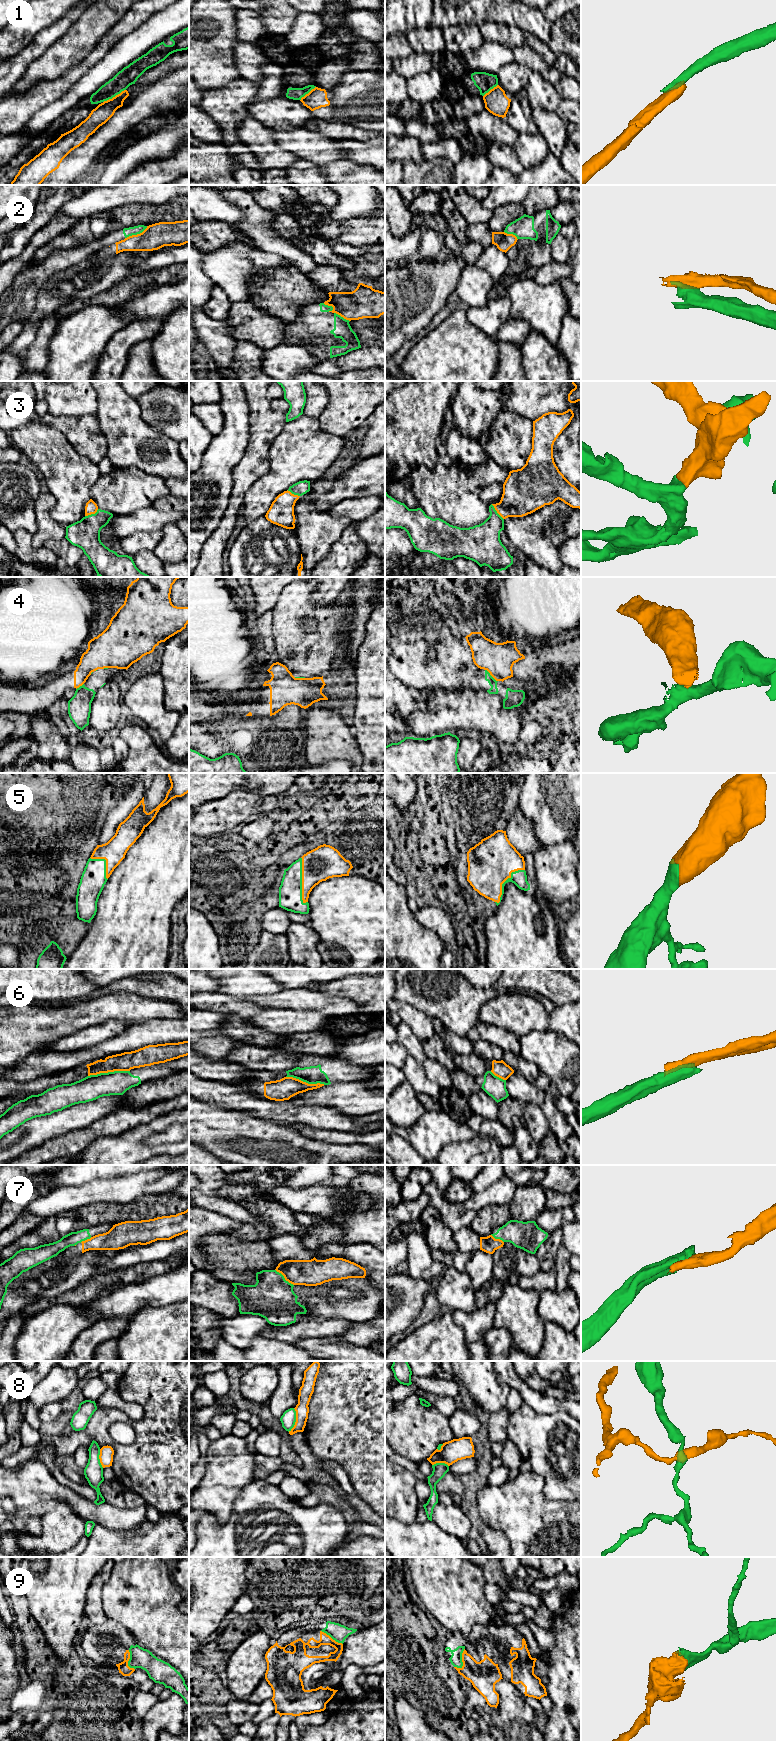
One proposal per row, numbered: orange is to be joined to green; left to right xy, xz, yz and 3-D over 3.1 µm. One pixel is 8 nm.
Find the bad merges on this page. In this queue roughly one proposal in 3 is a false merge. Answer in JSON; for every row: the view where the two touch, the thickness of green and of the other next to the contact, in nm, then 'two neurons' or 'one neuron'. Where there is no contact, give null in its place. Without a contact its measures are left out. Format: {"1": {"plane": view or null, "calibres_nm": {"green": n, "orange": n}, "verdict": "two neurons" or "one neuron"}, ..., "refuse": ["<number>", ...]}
{"1": {"plane": "xy", "calibres_nm": {"green": 150, "orange": 150}, "verdict": "two neurons"}, "2": {"plane": "xy", "calibres_nm": {"green": 70, "orange": 200}, "verdict": "two neurons"}, "3": {"plane": "yz", "calibres_nm": {"green": 260, "orange": 320}, "verdict": "one neuron"}, "4": {"plane": "yz", "calibres_nm": {"green": 70, "orange": 260}, "verdict": "two neurons"}, "5": {"plane": "xz", "calibres_nm": {"green": 190, "orange": 260}, "verdict": "one neuron"}, "6": {"plane": "xy", "calibres_nm": {"green": 200, "orange": 150}, "verdict": "two neurons"}, "7": {"plane": "xz", "calibres_nm": {"green": 360, "orange": 220}, "verdict": "two neurons"}, "8": {"plane": "xz", "calibres_nm": {"green": 120, "orange": 110}, "verdict": "two neurons"}, "9": {"plane": "yz", "calibres_nm": {"green": 100, "orange": 240}, "verdict": "one neuron"}, "refuse": ["1", "2", "4", "6", "7", "8"]}

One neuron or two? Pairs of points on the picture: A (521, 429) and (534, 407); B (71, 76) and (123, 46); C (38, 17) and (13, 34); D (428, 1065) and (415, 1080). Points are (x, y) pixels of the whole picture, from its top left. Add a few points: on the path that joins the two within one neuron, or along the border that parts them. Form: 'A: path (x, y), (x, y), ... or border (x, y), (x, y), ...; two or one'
A: border (506, 408), (532, 422); two
B: border (116, 42), (83, 75); two
C: path (36, 26), (35, 30), (22, 30); one
D: border (422, 1065), (424, 1074), (440, 1087); two

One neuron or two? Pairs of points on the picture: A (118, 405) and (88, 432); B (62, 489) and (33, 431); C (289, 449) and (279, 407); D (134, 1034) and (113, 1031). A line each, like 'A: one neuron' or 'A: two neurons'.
A: two neurons
B: one neuron
C: two neurons
D: two neurons

